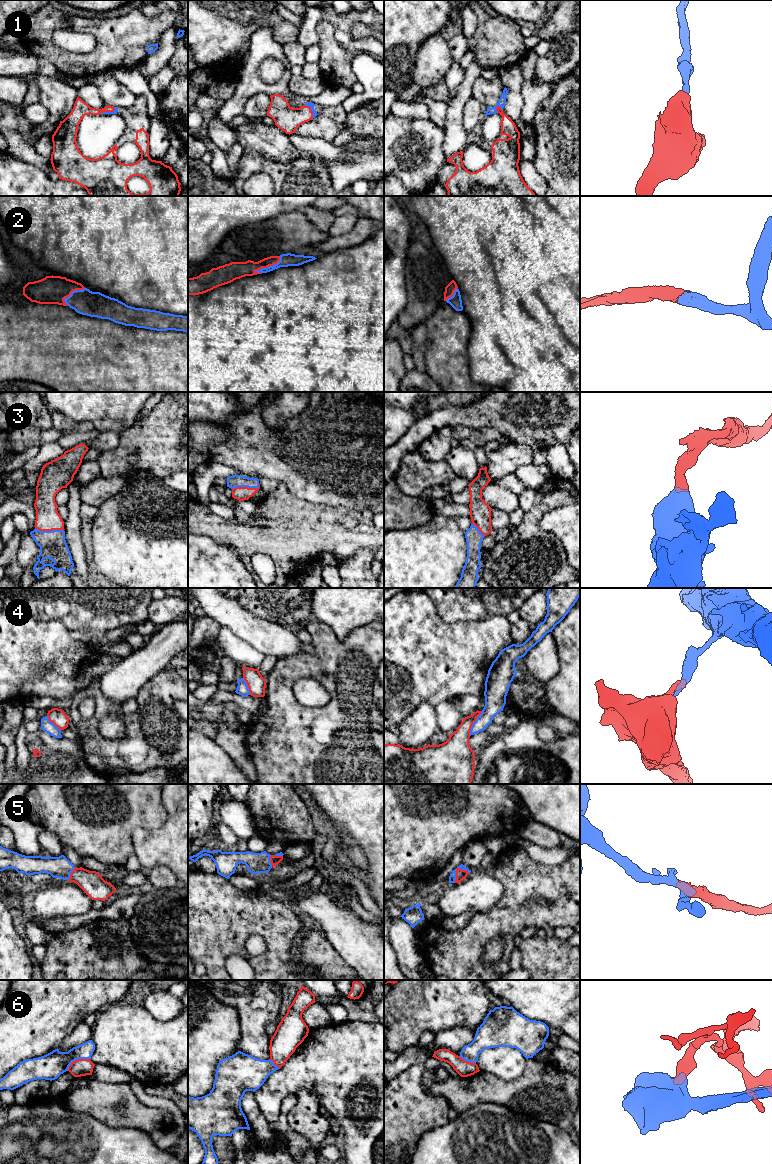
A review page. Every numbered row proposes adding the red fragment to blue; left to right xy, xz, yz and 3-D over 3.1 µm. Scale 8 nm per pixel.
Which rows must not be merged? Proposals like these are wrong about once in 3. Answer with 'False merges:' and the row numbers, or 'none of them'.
False merges: 4, 6

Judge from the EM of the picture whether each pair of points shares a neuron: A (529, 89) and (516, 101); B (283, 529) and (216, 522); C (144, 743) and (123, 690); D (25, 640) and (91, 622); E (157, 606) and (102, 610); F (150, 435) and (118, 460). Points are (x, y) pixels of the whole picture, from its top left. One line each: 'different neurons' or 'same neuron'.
A: different neurons
B: same neuron
C: different neurons
D: different neurons
E: different neurons
F: same neuron

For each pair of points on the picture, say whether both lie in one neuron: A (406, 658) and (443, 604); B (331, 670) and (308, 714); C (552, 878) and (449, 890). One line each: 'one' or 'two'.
A: two
B: one
C: two

